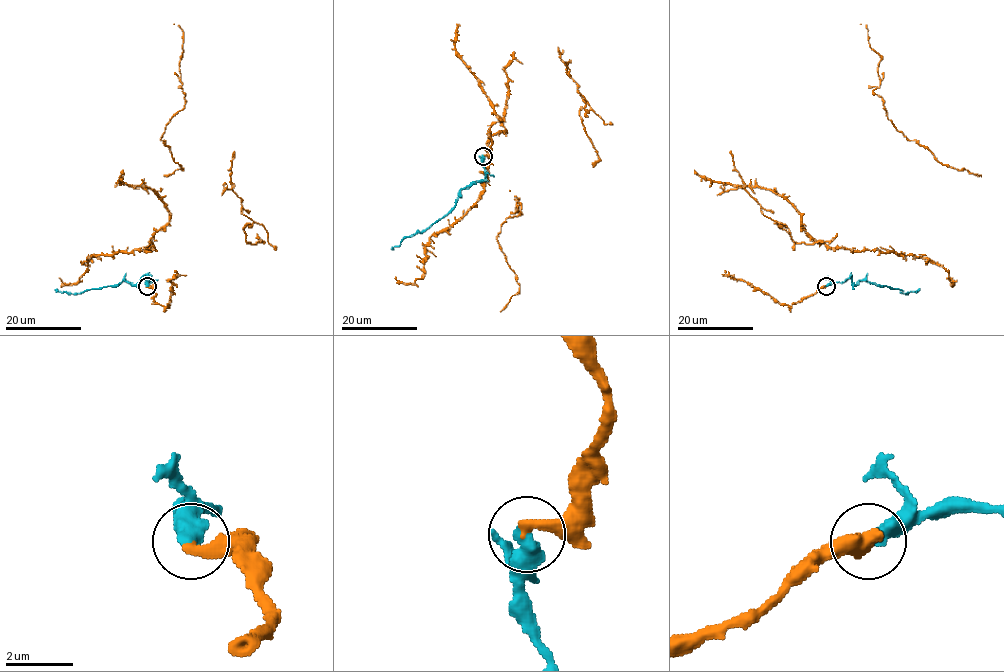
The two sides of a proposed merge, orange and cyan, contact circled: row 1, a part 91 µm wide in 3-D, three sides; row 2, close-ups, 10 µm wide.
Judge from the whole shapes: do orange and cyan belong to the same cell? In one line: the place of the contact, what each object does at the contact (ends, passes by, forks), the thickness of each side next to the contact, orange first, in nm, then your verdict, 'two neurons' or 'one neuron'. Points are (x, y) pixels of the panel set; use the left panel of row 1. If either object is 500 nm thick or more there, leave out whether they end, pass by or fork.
at (147, 286); 360 nm thick on the orange side, 500 nm on the other; one neuron

